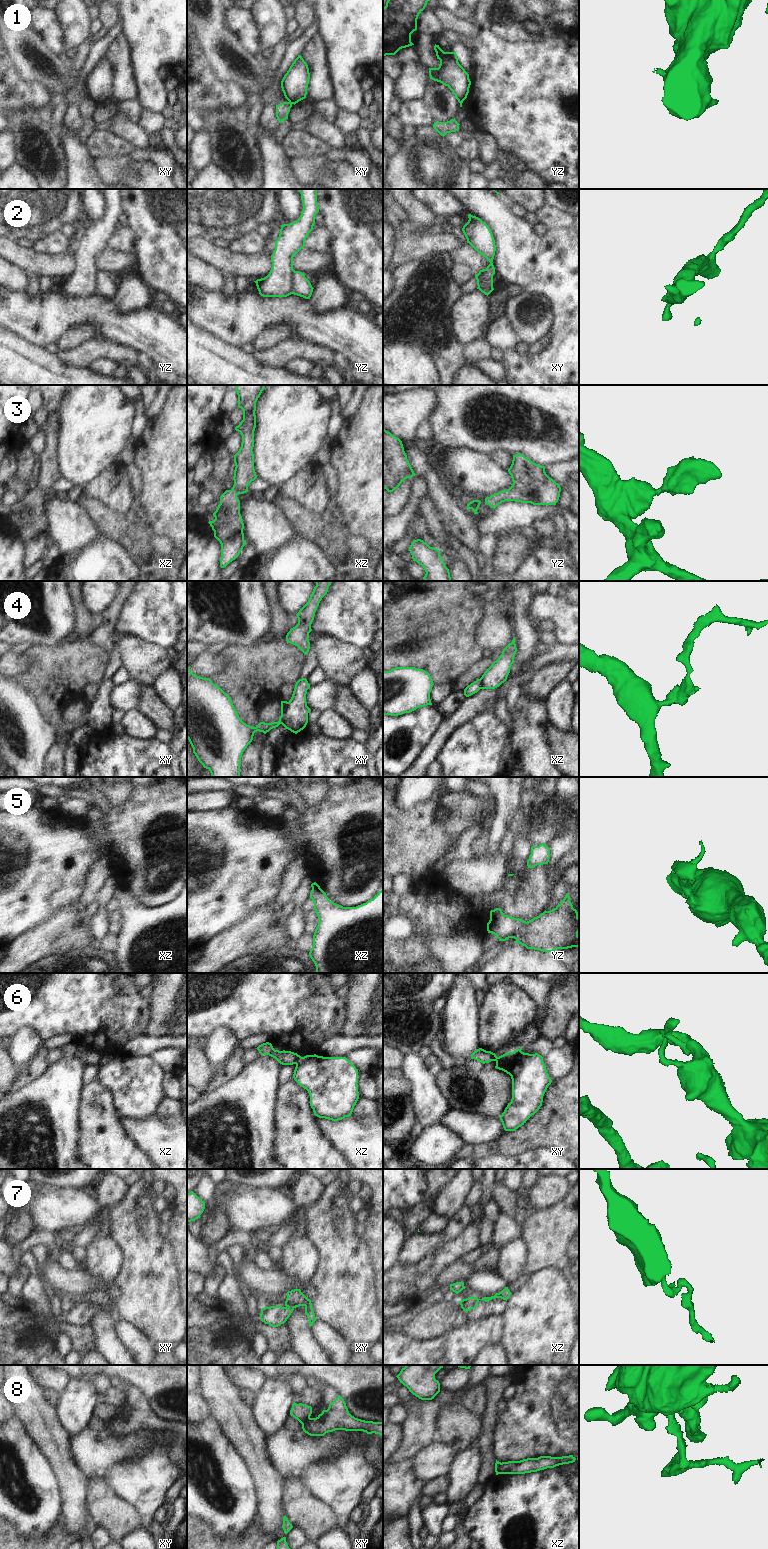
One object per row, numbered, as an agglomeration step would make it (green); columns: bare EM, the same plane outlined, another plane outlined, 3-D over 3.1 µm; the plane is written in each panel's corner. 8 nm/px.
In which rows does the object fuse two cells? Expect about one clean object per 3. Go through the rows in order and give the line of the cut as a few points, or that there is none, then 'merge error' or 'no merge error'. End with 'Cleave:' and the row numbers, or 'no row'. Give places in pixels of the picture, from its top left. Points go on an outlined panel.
1: xy (289, 101), (292, 103) | merge error
2: yz (294, 270), (292, 293) | merge error
3: no cut | no merge error
4: xy (288, 702), (283, 712), (281, 723) | merge error
5: yz (503, 914), (497, 914), (490, 919) | merge error
6: xz (301, 1057), (296, 1064) | merge error
7: xy (288, 1306), (294, 1307) | merge error
8: xy (310, 1418), (302, 1424) | merge error
Cleave: 1, 2, 4, 5, 6, 7, 8

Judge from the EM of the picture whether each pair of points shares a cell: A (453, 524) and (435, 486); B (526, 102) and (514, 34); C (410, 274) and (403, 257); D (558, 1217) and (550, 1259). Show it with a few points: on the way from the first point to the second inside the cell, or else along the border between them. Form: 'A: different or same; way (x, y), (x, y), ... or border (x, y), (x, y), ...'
A: same; way (451, 515), (439, 495)
B: different; border (493, 33), (512, 42), (538, 42)
C: different; border (428, 256), (410, 259), (395, 267)
D: same; way (558, 1227), (558, 1236), (550, 1244), (550, 1249)

